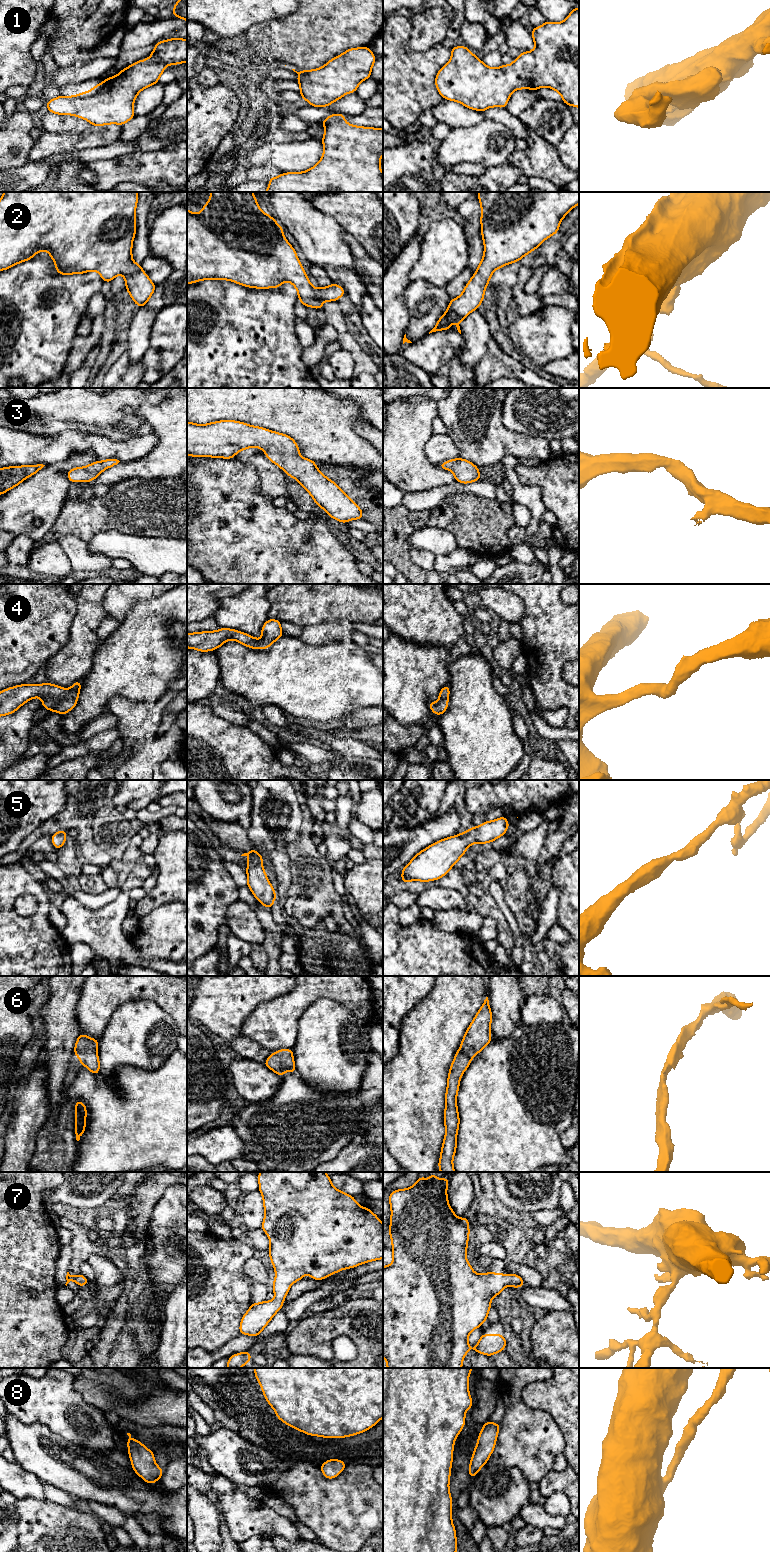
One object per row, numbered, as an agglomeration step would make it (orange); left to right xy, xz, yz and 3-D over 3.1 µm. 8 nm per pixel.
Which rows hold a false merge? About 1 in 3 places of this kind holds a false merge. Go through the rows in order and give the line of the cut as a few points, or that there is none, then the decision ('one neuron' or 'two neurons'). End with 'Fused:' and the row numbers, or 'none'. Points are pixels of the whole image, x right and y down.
1: cut none; one neuron
2: cut none; one neuron
3: cut none; one neuron
4: cut none; one neuron
5: cut none; one neuron
6: cut none; one neuron
7: cut none; one neuron
8: cut none; one neuron
Fused: none

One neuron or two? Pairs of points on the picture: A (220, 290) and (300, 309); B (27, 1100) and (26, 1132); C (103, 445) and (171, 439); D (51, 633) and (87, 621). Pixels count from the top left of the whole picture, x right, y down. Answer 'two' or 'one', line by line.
A: two
B: one
C: two
D: two

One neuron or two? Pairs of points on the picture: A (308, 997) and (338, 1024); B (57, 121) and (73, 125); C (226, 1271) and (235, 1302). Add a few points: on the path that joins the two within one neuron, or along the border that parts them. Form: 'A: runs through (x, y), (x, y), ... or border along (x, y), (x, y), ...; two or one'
A: border along (337, 1002), (318, 998), (305, 1009), (298, 1020); two
B: runs through (61, 123), (69, 123); one
C: runs through (226, 1279), (227, 1294); one

